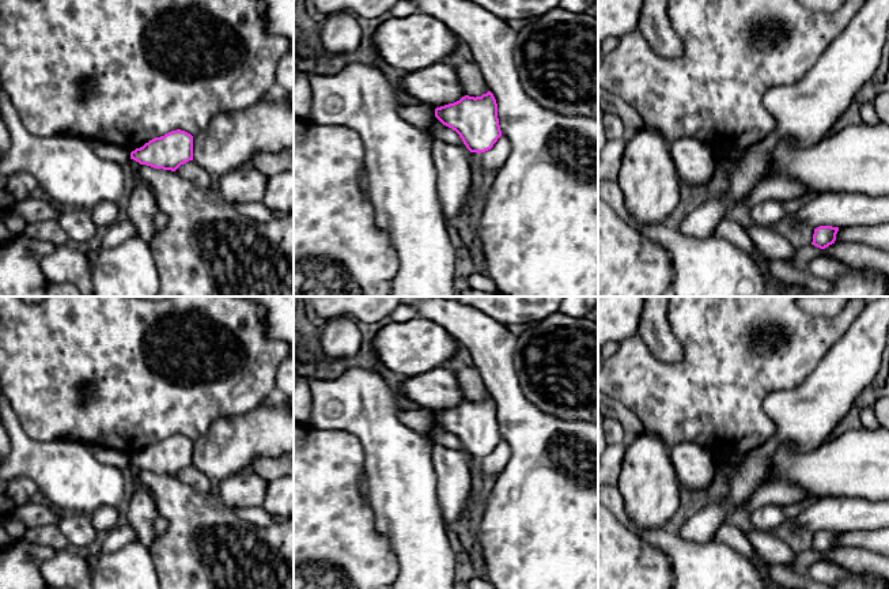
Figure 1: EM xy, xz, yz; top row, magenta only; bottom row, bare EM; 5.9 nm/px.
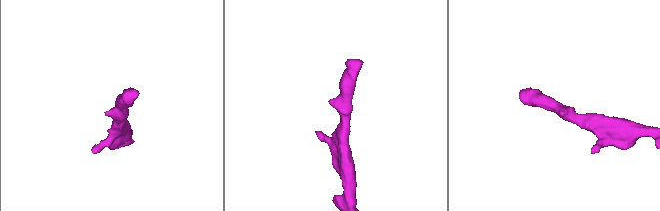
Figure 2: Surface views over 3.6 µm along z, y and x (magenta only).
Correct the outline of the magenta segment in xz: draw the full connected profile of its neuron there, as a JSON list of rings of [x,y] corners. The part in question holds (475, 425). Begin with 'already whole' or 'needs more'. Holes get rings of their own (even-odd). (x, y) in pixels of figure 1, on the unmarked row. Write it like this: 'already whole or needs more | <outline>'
already whole | [[[491,396],[481,401],[465,400],[454,408],[435,414],[435,422],[455,435],[470,457],[485,457],[502,441],[498,408]]]

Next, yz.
already whole | [[[820,531],[814,533],[812,550],[820,554],[828,552],[829,550],[835,548],[837,536],[839,532],[832,531]]]

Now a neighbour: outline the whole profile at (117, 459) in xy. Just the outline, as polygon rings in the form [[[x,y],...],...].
[[[88,445],[88,448],[99,461],[113,465],[122,472],[126,472],[130,467],[130,457],[120,450],[99,445]]]

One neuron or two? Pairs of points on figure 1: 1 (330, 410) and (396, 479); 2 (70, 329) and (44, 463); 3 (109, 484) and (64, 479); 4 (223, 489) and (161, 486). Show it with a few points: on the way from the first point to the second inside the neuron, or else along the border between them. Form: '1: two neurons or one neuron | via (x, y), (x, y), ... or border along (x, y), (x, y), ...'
1: one neuron | via (351, 415), (394, 459)
2: two neurons | border along (21, 425), (37, 440), (80, 442)
3: one neuron | via (98, 484), (82, 484), (75, 480)
4: two neurons | border along (214, 490), (233, 509)

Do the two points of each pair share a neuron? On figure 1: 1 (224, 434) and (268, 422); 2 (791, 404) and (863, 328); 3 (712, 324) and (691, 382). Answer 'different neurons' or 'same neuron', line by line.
1: same neuron
2: same neuron
3: same neuron

